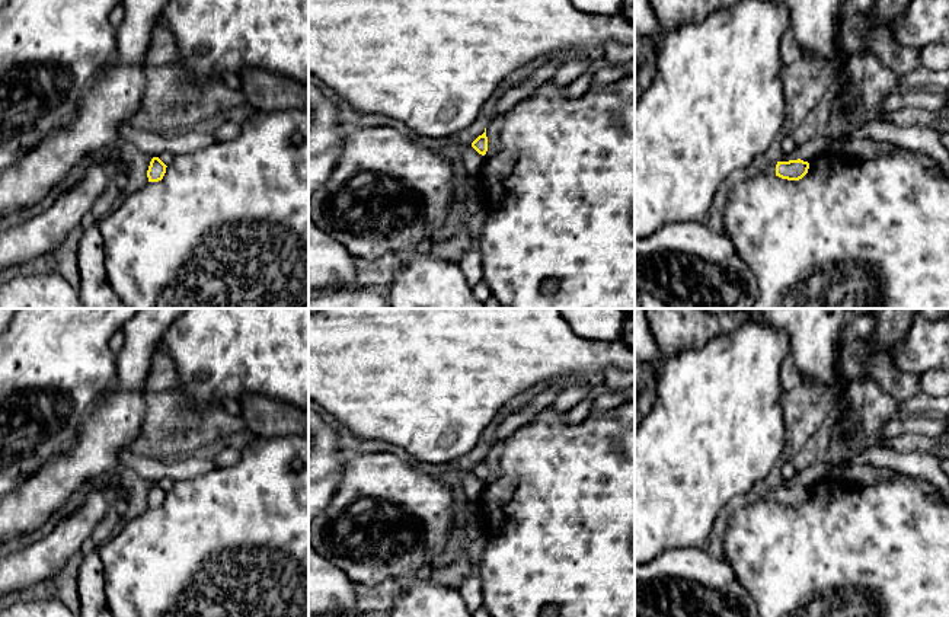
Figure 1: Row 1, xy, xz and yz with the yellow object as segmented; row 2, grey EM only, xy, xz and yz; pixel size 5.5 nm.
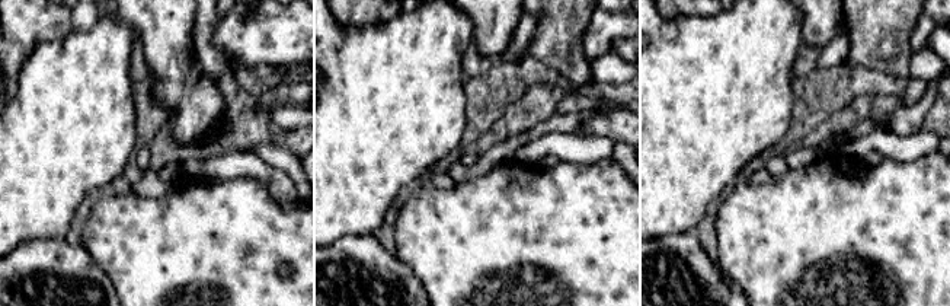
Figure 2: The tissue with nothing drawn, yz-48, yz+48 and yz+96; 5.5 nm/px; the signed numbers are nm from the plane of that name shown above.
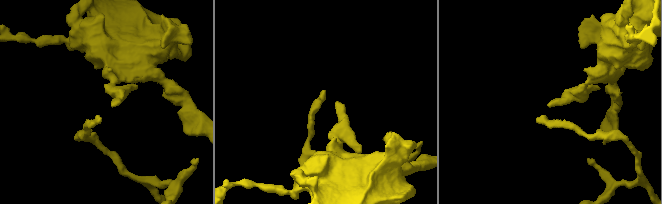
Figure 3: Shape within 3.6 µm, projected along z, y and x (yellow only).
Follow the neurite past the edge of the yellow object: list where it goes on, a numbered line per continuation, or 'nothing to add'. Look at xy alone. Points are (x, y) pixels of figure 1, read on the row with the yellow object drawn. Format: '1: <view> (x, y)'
nothing to add

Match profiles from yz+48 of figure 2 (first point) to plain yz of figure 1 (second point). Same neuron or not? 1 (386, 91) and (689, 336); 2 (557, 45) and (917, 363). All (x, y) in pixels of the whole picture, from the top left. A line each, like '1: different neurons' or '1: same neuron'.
1: different neurons
2: different neurons

